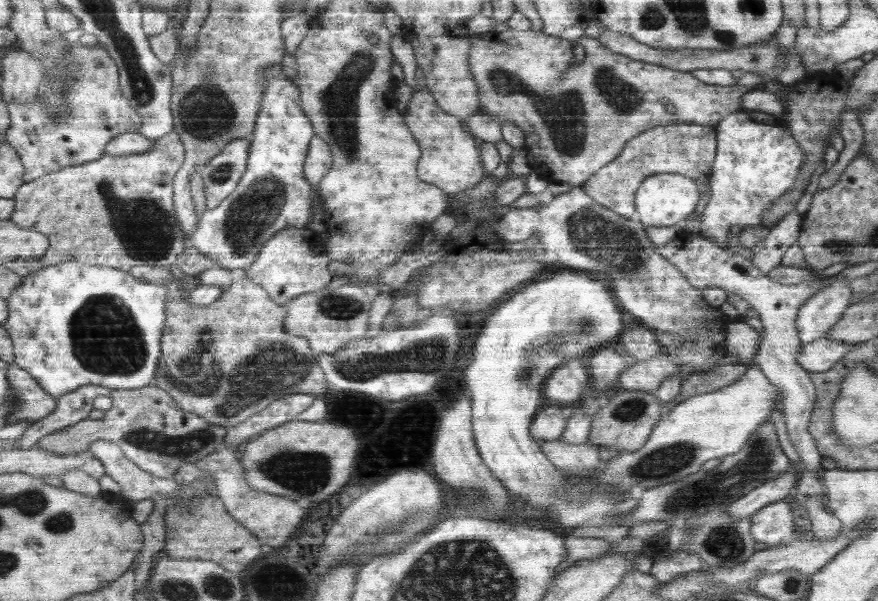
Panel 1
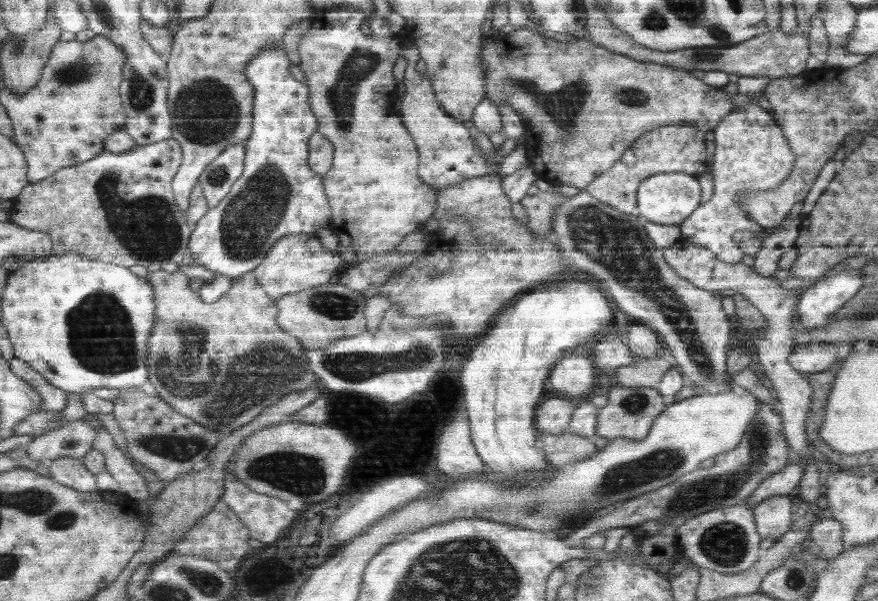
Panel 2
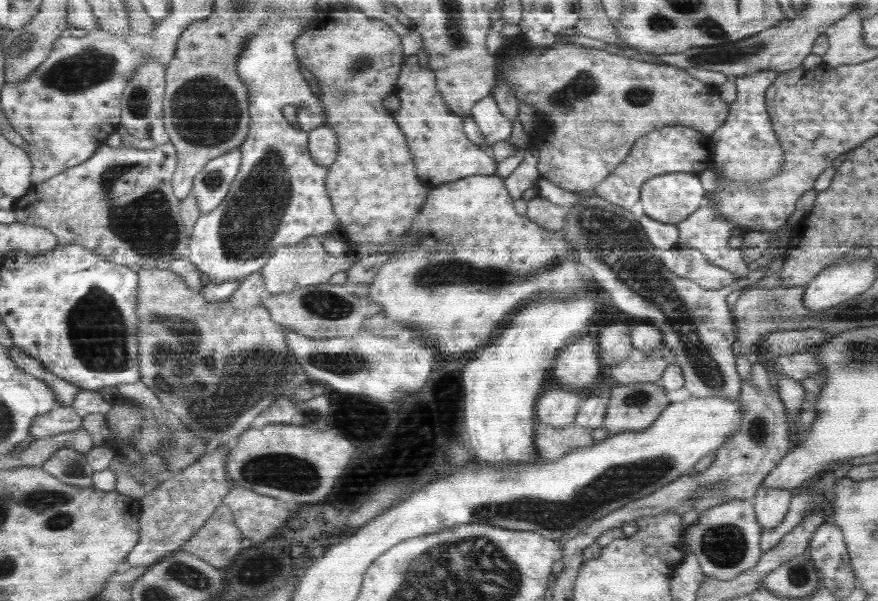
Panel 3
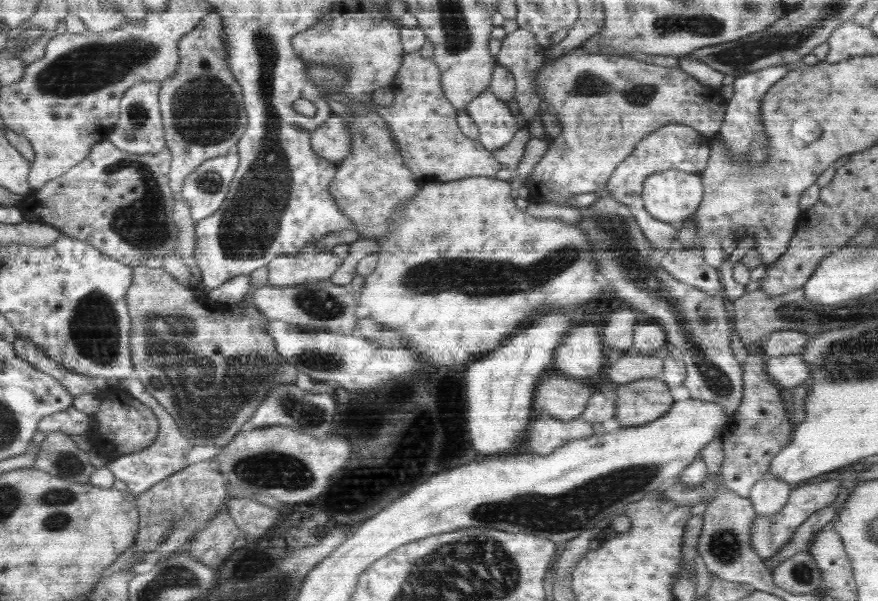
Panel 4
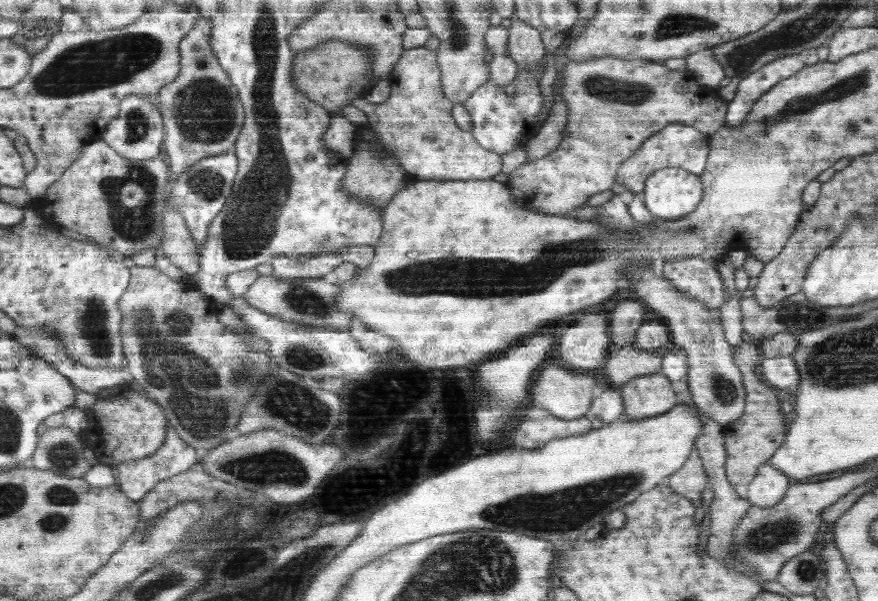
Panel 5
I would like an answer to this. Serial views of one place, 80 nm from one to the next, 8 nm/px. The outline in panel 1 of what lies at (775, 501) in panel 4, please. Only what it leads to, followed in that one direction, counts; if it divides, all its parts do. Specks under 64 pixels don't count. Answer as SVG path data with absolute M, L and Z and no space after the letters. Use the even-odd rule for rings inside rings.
M784 501L773 502L751 516L750 534L755 542L771 547L786 544L796 534L793 523L794 506Z

